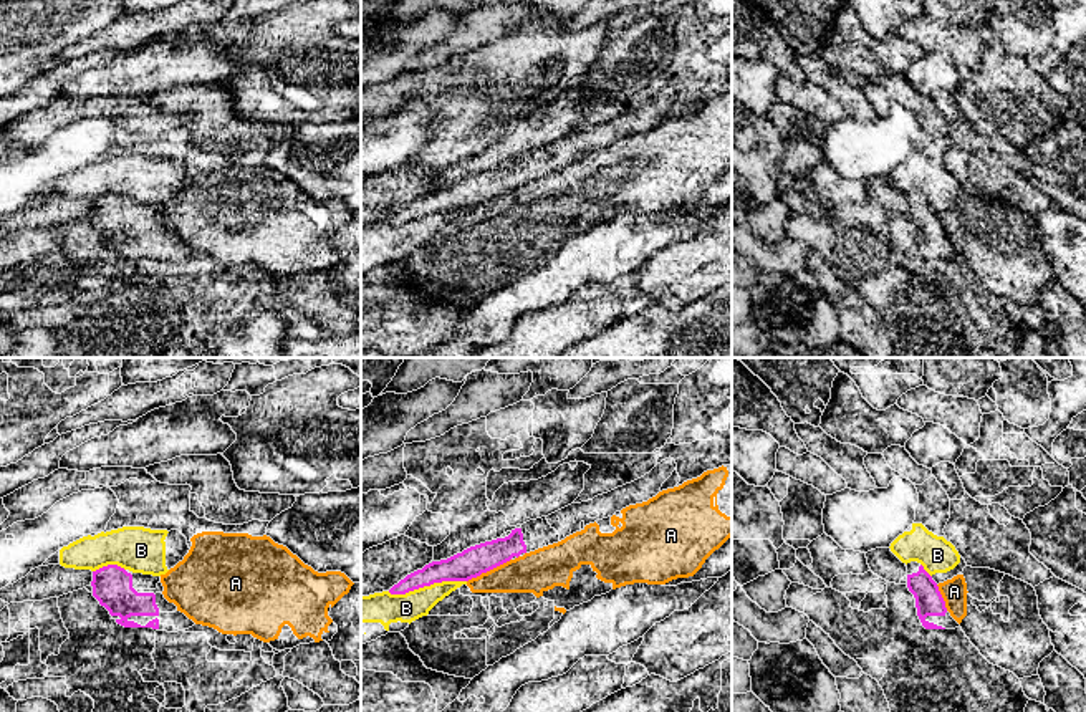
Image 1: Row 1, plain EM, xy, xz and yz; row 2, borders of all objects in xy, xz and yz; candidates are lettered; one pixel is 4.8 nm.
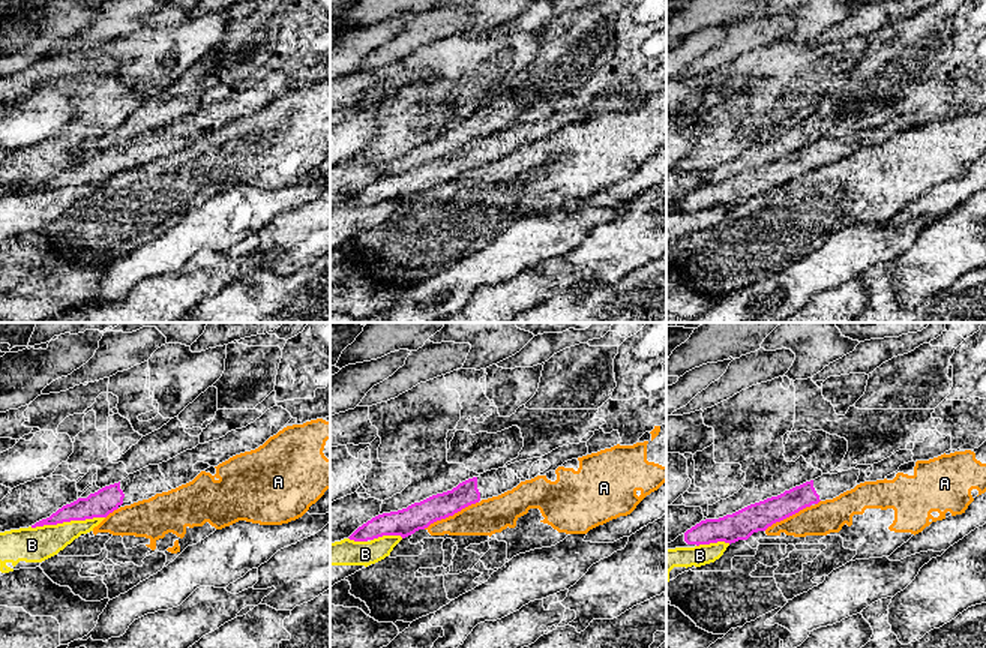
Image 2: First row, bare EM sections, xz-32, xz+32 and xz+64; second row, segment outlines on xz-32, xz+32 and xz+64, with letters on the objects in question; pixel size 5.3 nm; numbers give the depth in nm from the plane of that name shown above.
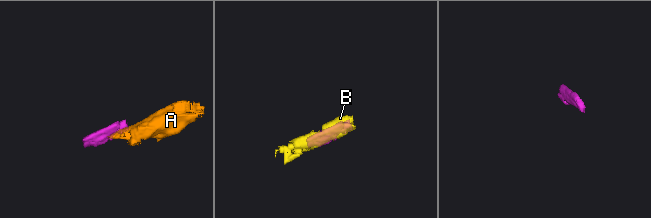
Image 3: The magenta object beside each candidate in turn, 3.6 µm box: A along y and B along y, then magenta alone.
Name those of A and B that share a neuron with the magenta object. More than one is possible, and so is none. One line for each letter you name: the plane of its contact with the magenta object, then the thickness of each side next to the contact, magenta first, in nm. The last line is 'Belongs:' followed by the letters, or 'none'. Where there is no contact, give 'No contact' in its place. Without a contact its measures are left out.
Belongs: none

